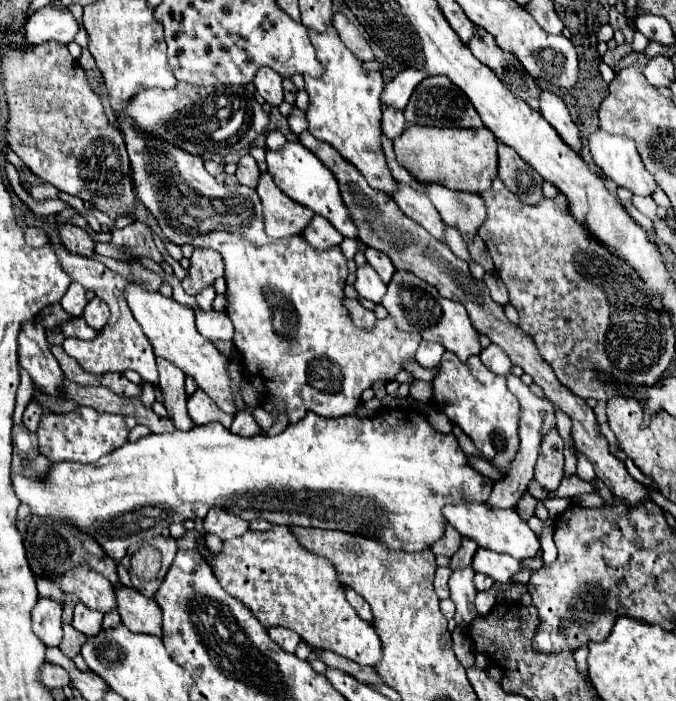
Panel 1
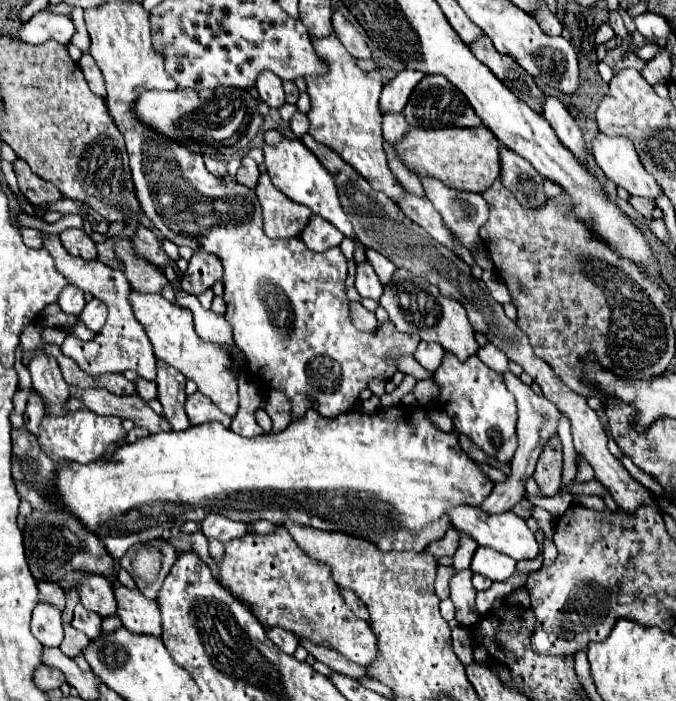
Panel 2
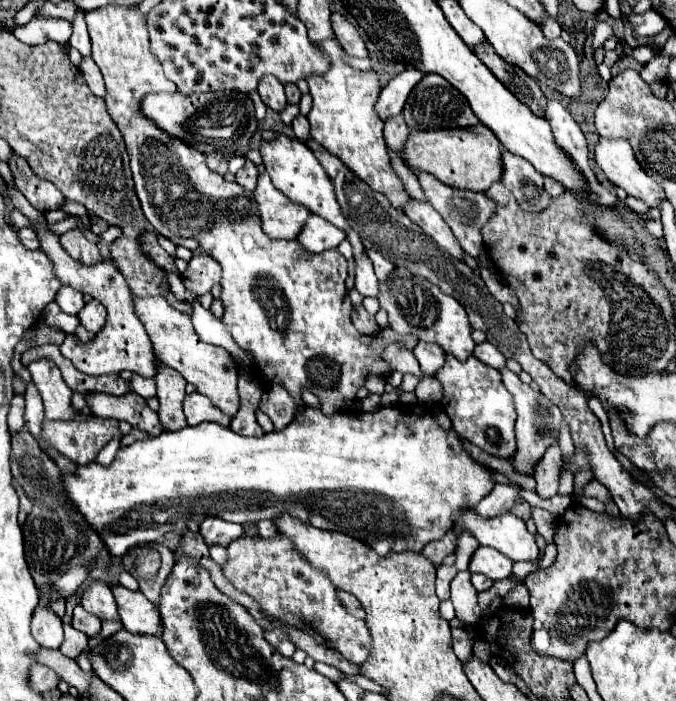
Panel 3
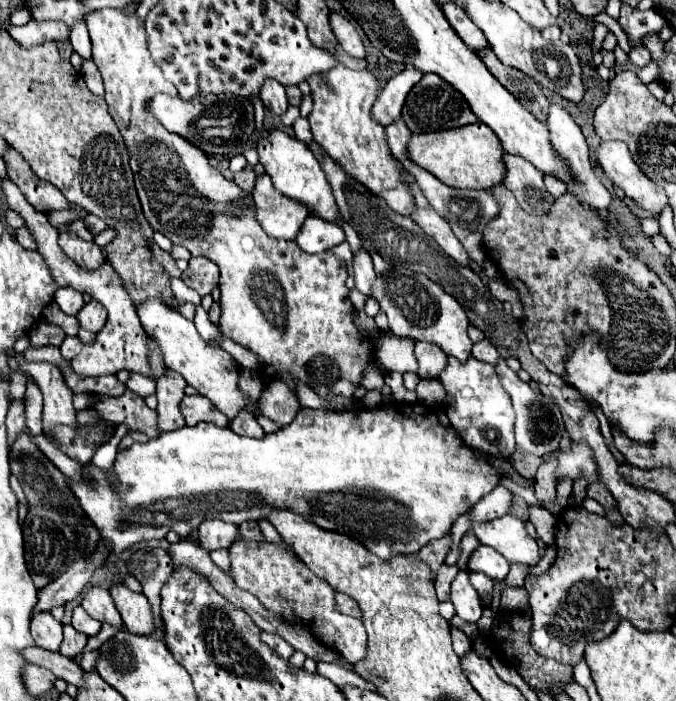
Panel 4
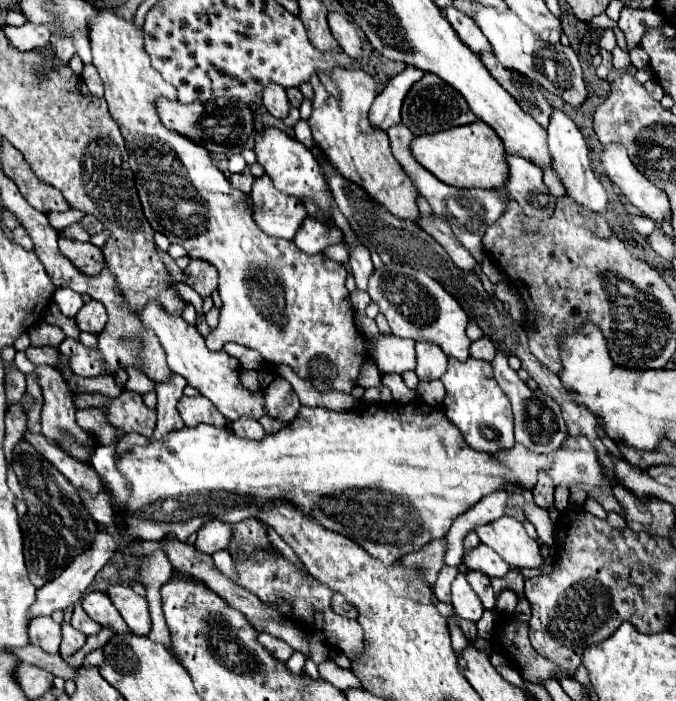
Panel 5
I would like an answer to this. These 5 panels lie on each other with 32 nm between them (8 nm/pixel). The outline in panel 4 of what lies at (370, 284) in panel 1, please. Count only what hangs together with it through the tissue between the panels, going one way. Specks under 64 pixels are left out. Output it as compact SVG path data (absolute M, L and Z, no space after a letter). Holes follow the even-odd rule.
M364 248L360 250L358 258L354 258L354 278L356 278L356 288L362 294L372 296L372 284L376 280L376 274L372 268L372 258Z

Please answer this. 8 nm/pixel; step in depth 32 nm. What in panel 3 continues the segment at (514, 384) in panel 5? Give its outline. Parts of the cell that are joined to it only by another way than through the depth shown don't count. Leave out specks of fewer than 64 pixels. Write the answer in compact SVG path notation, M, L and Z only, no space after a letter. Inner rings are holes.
M508 368L500 370L502 374L502 382L506 386L506 390L514 396L514 404L516 404L516 442L518 442L518 450L512 458L512 466L516 474L526 474L534 472L532 464L536 464L540 460L540 456L546 452L546 448L552 444L552 440L558 440L558 428L560 428L560 420L562 414L556 408L556 404L552 404L542 392L534 392L528 384L524 384L514 372L510 372Z

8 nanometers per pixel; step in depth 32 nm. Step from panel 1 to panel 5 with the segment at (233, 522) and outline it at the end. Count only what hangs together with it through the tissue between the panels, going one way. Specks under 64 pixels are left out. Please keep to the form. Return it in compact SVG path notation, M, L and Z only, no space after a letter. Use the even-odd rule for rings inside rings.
M210 520L210 522L202 524L202 528L198 530L198 538L196 538L194 546L206 554L212 554L216 550L228 548L232 534L234 534L232 524L226 524L222 520Z

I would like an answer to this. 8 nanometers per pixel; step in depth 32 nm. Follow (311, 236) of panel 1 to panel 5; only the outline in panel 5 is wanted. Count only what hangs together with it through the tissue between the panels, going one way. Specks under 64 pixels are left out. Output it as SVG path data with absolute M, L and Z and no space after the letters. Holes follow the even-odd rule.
M306 218L294 236L294 244L306 254L320 254L324 248L340 244L342 238L344 234L338 226L326 224L316 218Z

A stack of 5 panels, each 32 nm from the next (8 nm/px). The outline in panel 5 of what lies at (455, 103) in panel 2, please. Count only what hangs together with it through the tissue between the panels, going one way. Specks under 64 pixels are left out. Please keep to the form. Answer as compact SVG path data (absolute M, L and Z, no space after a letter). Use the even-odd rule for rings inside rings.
M424 74L422 80L418 80L412 86L412 92L408 92L408 100L404 100L404 108L402 108L402 122L416 136L434 134L434 132L440 132L440 130L472 124L474 120L476 120L476 116L468 108L468 104L462 98L462 94L456 92L450 84L446 84L436 74Z

